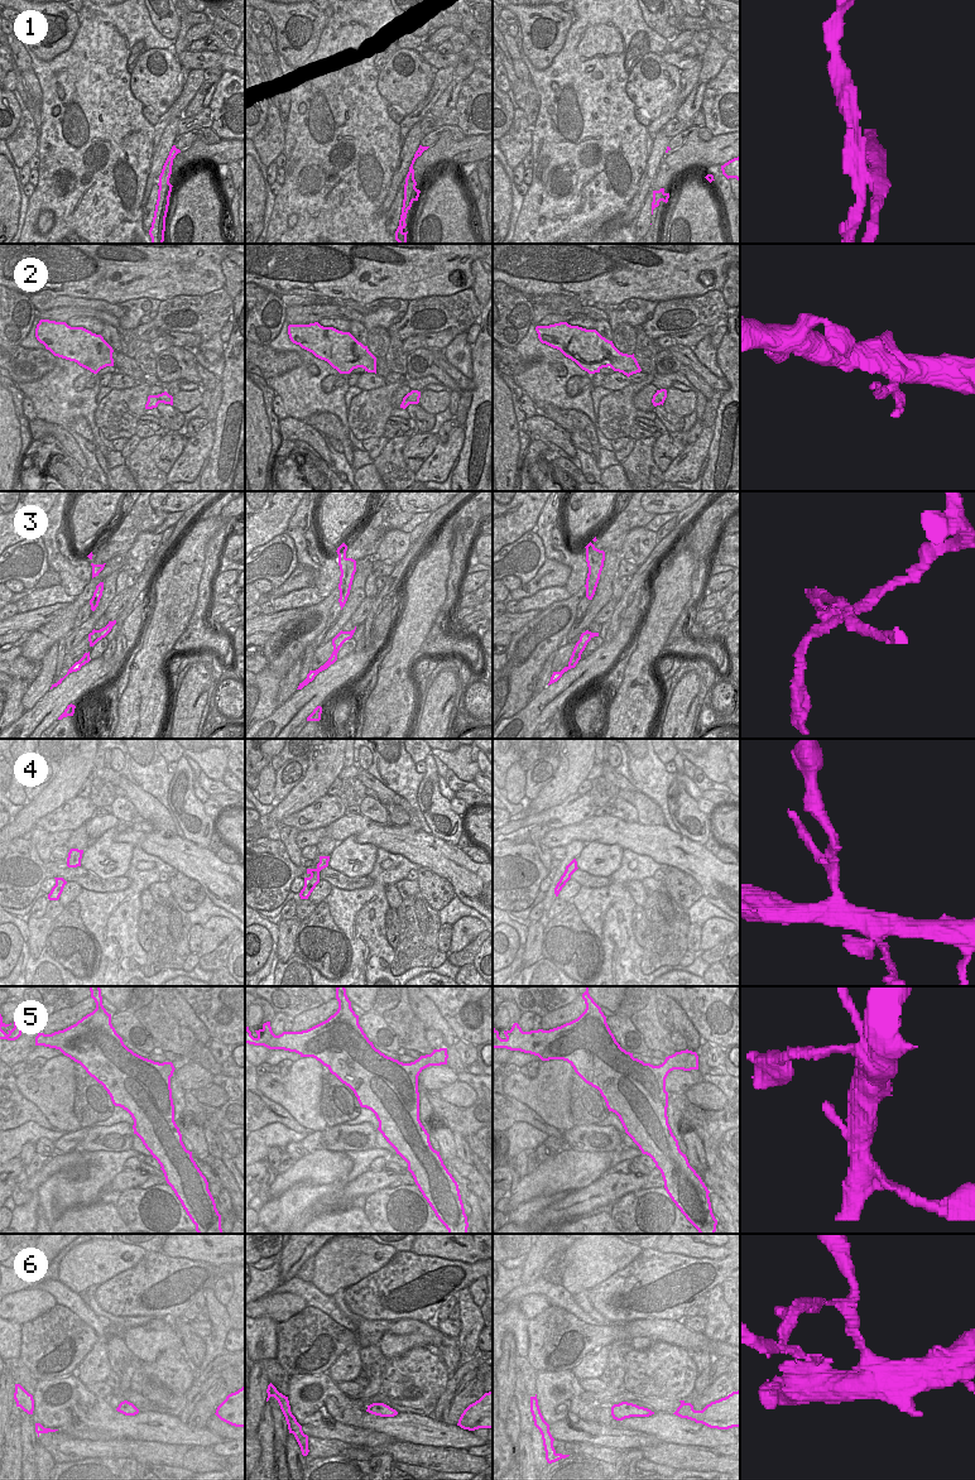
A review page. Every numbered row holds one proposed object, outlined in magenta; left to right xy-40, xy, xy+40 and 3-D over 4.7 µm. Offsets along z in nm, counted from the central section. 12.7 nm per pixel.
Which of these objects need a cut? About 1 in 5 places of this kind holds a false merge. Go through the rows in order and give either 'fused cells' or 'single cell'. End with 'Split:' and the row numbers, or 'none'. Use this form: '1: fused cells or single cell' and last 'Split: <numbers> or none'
1: fused cells
2: single cell
3: fused cells
4: single cell
5: single cell
6: fused cells
Split: 1, 3, 6

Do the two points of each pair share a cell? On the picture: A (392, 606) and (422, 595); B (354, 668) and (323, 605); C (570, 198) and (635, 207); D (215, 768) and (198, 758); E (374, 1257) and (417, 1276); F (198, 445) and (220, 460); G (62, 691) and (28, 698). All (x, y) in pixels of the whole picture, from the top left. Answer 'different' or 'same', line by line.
A: different
B: different
C: different
D: same
E: different
F: different
G: different

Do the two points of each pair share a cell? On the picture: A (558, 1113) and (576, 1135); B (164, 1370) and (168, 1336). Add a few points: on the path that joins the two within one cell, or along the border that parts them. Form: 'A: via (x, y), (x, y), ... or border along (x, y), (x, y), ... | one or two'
A: border along (575, 1125), (562, 1132) | two
B: border along (182, 1351), (164, 1349), (153, 1361), (143, 1363) | two

